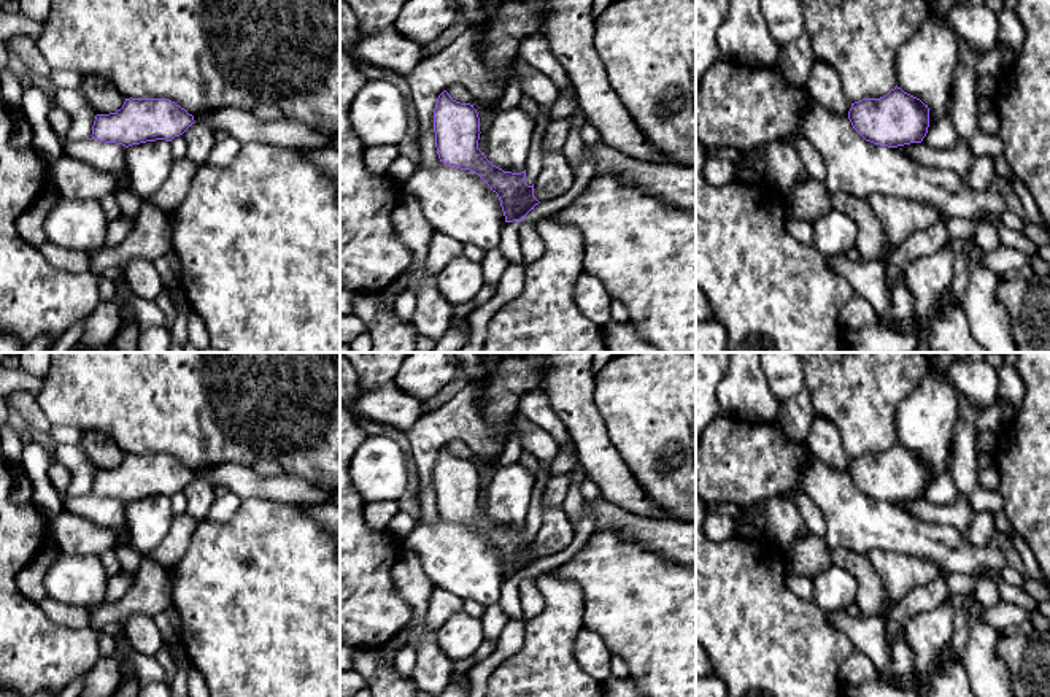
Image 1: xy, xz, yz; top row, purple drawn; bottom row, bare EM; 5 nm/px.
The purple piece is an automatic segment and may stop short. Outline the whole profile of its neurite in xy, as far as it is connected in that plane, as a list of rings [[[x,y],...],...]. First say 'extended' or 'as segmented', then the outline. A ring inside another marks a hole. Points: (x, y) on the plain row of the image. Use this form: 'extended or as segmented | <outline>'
as segmented | [[[125,454],[121,465],[97,470],[92,494],[125,503],[146,497],[172,497],[183,491],[194,472],[168,454]]]

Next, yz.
as segmented | [[[896,441],[880,454],[851,459],[848,475],[866,497],[898,503],[923,497],[929,483],[929,464]]]

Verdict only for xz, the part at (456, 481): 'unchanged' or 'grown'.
unchanged

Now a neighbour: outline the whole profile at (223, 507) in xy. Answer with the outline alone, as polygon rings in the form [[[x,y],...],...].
[[[232,492],[216,497],[211,505],[210,518],[229,518],[234,516],[240,506],[241,500]]]

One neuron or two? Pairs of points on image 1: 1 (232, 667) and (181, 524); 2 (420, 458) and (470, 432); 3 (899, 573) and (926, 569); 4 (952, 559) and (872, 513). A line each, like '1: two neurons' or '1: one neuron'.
1: two neurons
2: one neuron
3: one neuron
4: one neuron

